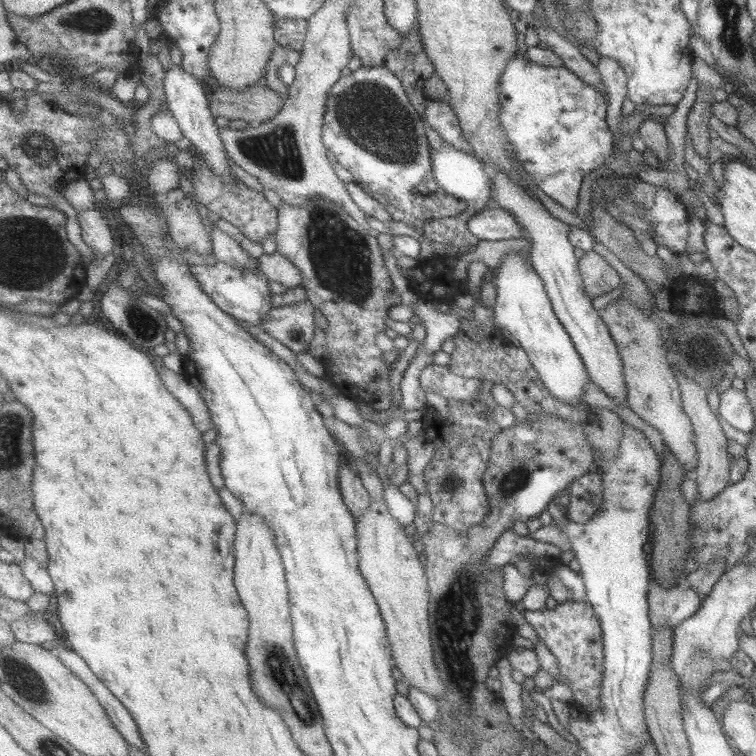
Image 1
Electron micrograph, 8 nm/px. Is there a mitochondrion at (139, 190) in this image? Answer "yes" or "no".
no

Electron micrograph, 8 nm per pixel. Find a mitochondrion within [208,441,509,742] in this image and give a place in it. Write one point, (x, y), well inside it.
(459, 617)

